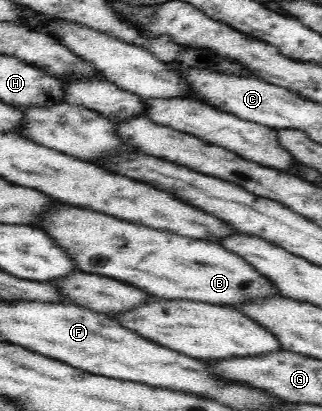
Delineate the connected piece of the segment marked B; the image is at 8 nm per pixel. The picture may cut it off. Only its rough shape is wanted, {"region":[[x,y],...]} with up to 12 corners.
{"region":[[65,205],[47,231],[85,273],[237,308],[282,295],[221,244]]}

